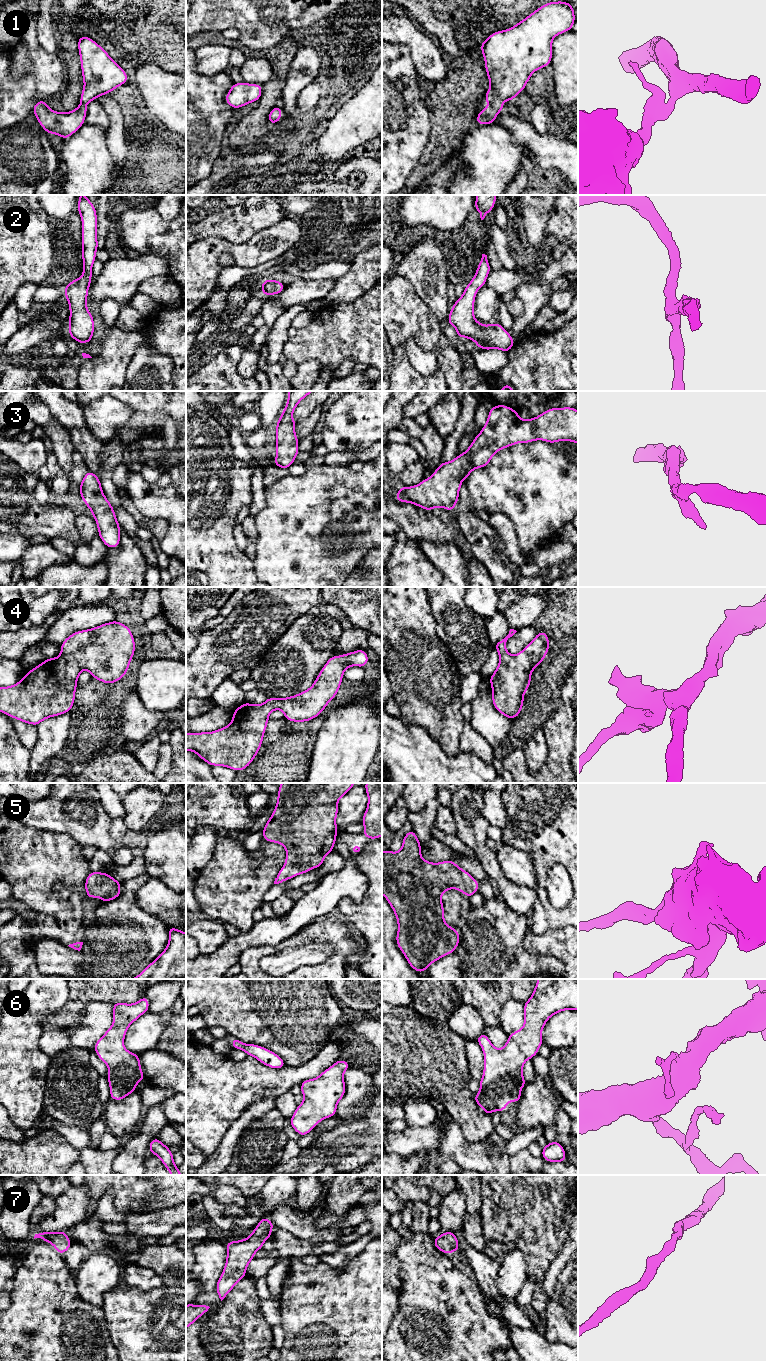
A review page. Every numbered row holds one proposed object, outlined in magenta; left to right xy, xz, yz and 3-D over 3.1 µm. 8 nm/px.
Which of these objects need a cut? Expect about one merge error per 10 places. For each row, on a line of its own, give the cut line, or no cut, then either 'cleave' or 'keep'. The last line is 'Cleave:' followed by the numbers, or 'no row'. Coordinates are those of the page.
1: cut none; keep
2: cut none; keep
3: cut none; keep
4: cut none; keep
5: cut none; keep
6: cut none; keep
7: cut none; keep
Cleave: no row

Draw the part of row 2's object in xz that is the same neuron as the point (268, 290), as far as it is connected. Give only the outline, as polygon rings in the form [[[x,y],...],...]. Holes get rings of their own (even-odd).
[[[266,279],[262,282],[261,293],[267,296],[280,294],[285,288],[285,284],[281,281]]]

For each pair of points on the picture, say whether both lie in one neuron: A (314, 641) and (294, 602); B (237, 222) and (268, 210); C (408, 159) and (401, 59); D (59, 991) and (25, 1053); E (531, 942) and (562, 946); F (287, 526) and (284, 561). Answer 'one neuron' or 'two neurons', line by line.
A: two neurons
B: one neuron
C: one neuron
D: one neuron
E: one neuron
F: one neuron

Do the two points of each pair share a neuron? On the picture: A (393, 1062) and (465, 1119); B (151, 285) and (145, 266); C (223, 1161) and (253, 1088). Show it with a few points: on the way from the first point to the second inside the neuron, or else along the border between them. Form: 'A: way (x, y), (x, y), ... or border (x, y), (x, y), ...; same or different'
A: way (412, 1062), (451, 1100); same
B: border (168, 275), (145, 278), (136, 290); different
C: border (264, 1097), (253, 1102), (229, 1128); different

